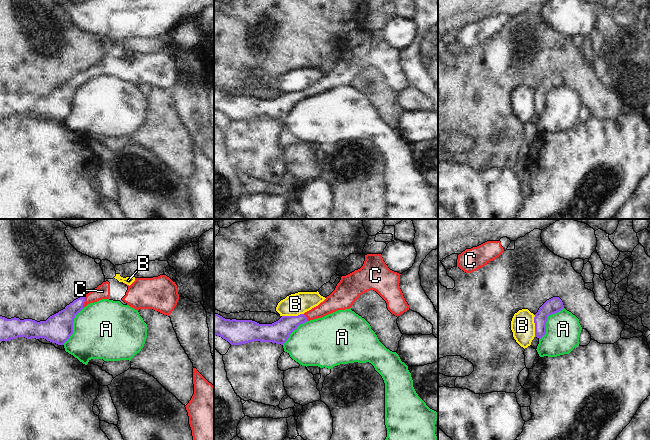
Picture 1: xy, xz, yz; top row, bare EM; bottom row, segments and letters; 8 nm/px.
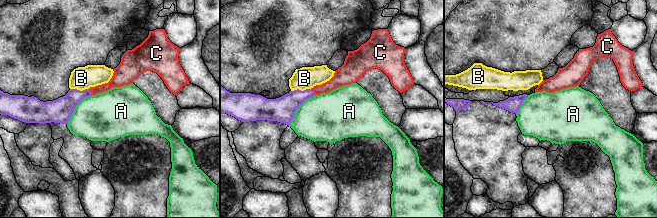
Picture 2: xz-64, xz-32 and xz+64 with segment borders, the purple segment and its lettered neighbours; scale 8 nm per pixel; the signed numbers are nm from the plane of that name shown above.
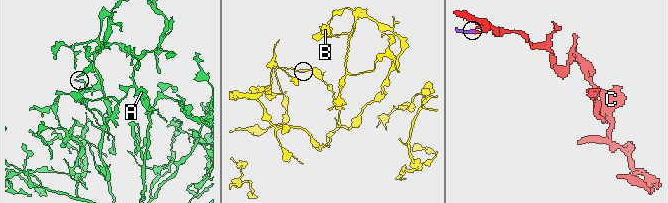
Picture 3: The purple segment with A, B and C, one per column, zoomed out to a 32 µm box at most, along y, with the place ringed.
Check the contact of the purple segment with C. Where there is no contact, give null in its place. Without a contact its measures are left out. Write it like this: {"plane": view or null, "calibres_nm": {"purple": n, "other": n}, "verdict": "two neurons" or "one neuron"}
{"plane": "xy", "calibres_nm": {"purple": 180, "other": 110}, "verdict": "one neuron"}

